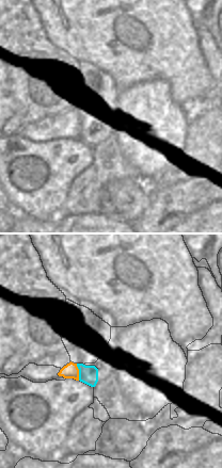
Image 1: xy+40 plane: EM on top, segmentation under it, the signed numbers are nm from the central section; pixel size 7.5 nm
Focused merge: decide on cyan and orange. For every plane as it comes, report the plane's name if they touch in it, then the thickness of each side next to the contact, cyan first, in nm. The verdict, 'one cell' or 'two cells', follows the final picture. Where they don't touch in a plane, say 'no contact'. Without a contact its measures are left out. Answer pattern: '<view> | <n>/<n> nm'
xy+40 | 140/110 nm

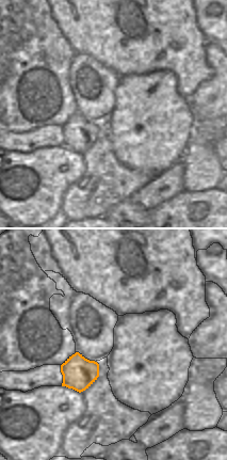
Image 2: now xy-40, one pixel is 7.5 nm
no contact

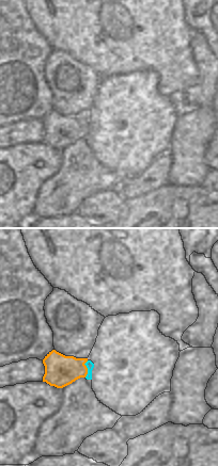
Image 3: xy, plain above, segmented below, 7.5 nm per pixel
xy | 60/240 nm

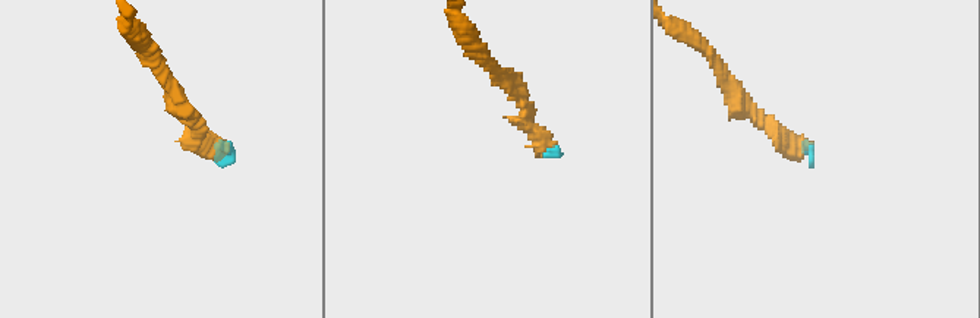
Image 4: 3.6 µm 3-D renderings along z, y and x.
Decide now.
one cell

